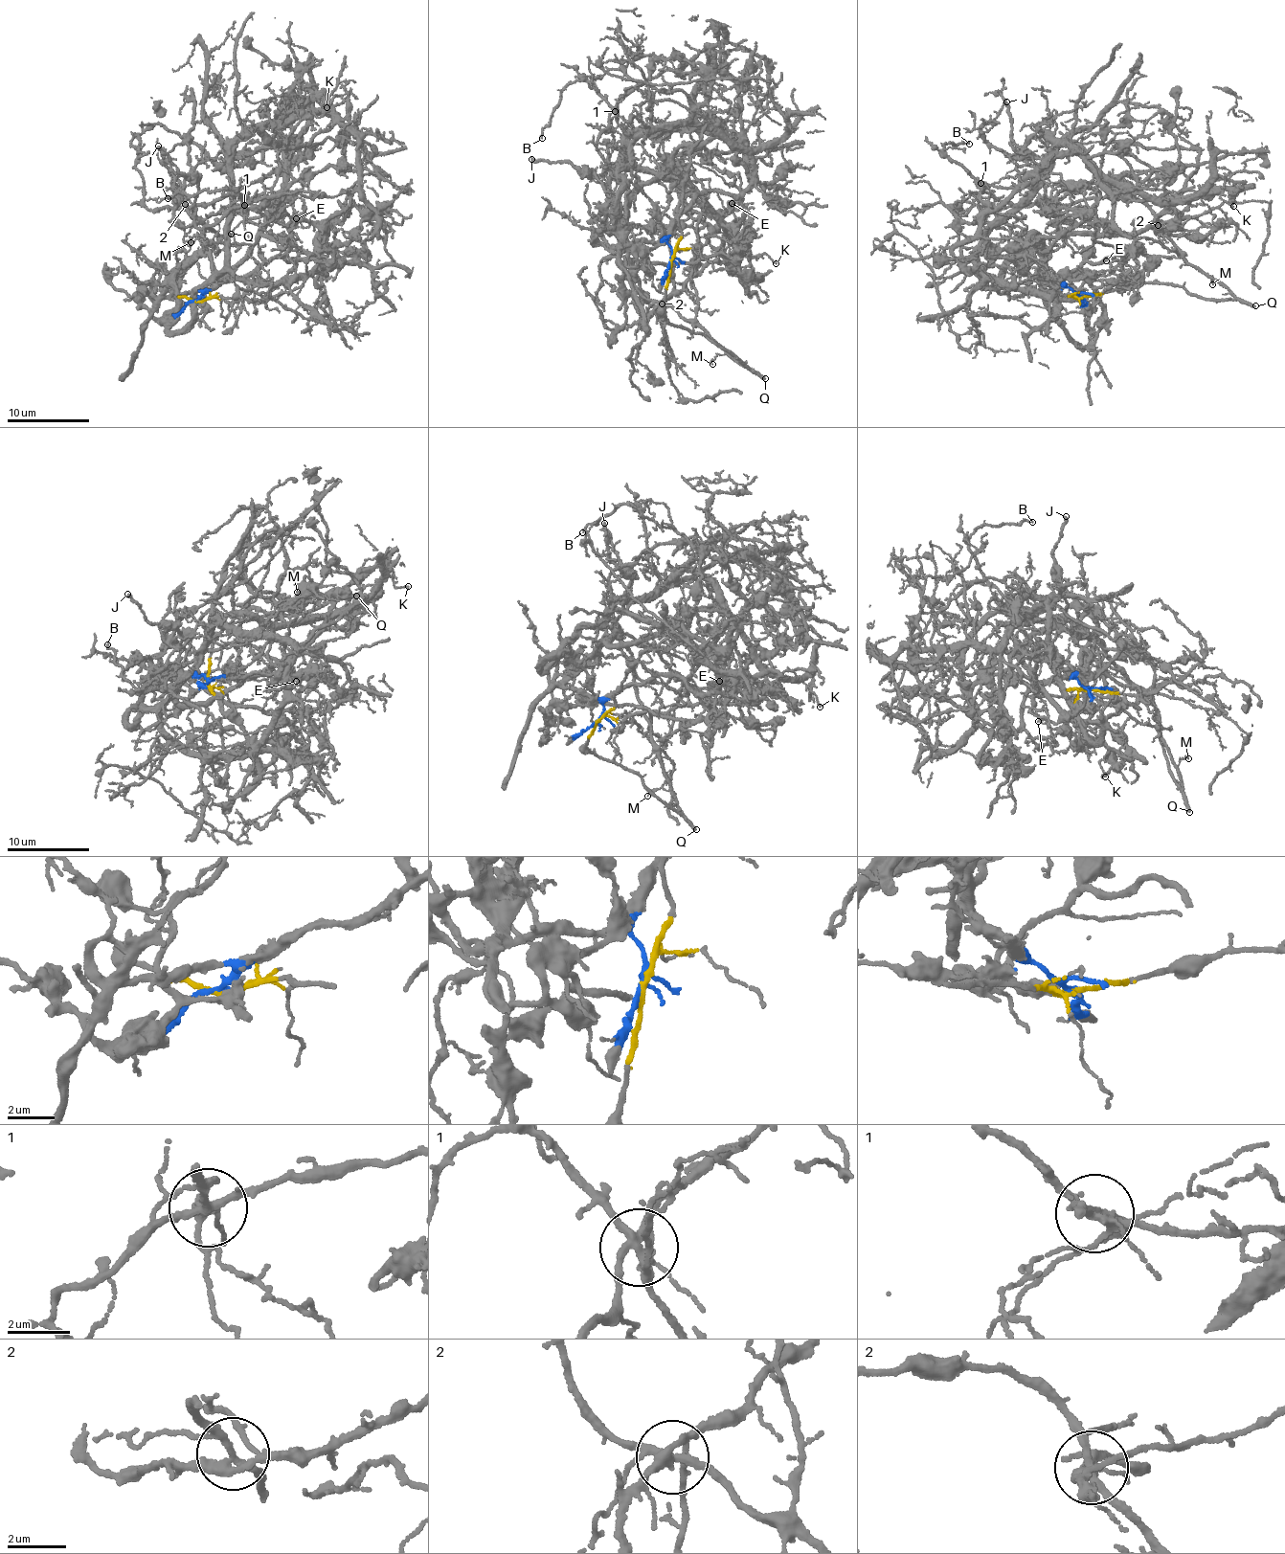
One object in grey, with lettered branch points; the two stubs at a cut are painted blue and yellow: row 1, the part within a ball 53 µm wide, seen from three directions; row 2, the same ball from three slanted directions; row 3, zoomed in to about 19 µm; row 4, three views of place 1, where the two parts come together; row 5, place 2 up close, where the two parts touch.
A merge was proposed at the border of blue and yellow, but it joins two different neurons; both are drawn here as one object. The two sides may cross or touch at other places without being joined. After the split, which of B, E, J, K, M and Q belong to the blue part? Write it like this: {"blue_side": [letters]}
{"blue_side": ["B", "E", "K"]}

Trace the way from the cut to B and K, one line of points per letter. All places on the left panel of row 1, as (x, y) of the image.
B: (195, 301), (169, 282), (169, 329), (225, 267), (244, 199), (168, 197)
K: (195, 301), (273, 258), (294, 258), (292, 196), (283, 183), (290, 150), (314, 88), (314, 98), (326, 107)

